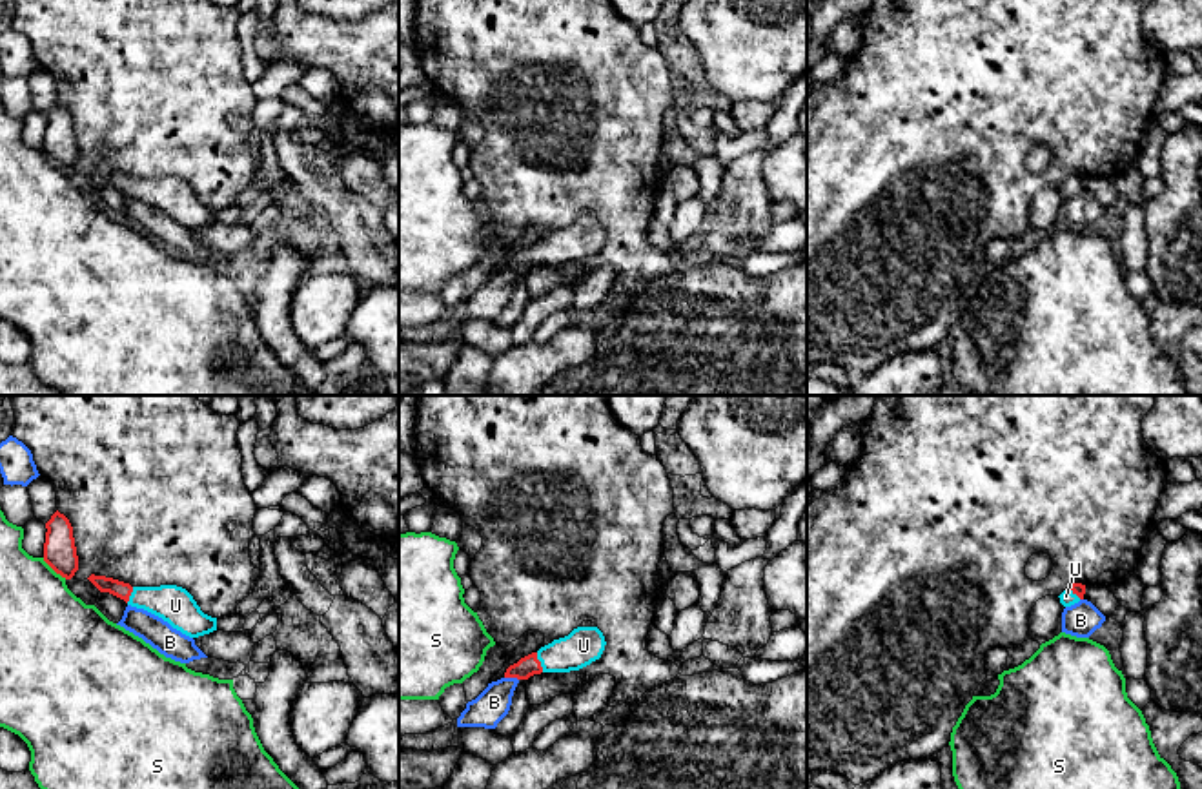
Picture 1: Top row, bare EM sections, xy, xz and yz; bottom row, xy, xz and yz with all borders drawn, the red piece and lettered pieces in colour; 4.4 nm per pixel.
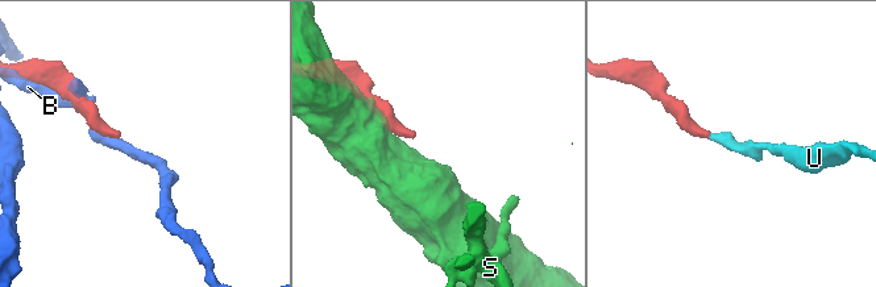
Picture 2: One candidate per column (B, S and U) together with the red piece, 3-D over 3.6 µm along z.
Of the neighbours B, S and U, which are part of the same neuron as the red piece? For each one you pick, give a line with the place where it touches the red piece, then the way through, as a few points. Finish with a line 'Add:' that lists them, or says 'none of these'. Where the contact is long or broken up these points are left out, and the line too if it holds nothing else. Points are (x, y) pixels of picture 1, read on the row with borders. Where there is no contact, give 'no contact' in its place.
U: meets red in xz at (539, 662); runs through xz (529, 666), (539, 662), (572, 653), (583, 645)
Add: U

